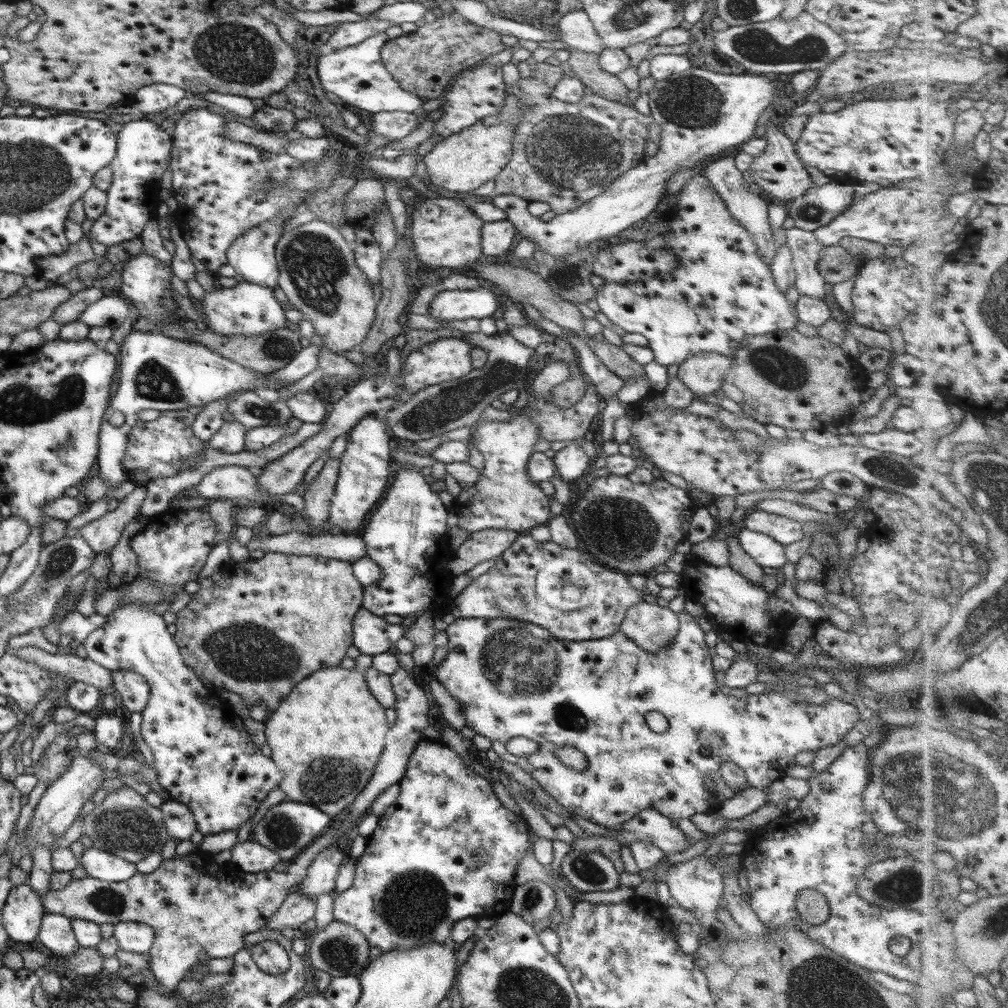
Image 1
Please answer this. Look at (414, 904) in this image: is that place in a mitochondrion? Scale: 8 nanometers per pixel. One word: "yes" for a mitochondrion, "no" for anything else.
yes

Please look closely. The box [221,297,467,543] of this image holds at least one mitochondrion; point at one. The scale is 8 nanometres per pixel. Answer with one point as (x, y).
(277, 348)

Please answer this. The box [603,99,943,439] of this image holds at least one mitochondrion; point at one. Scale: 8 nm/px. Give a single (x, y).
(773, 361)

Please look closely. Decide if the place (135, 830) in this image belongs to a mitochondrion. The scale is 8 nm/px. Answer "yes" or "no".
yes

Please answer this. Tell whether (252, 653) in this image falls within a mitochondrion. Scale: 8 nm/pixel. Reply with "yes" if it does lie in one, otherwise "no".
yes

